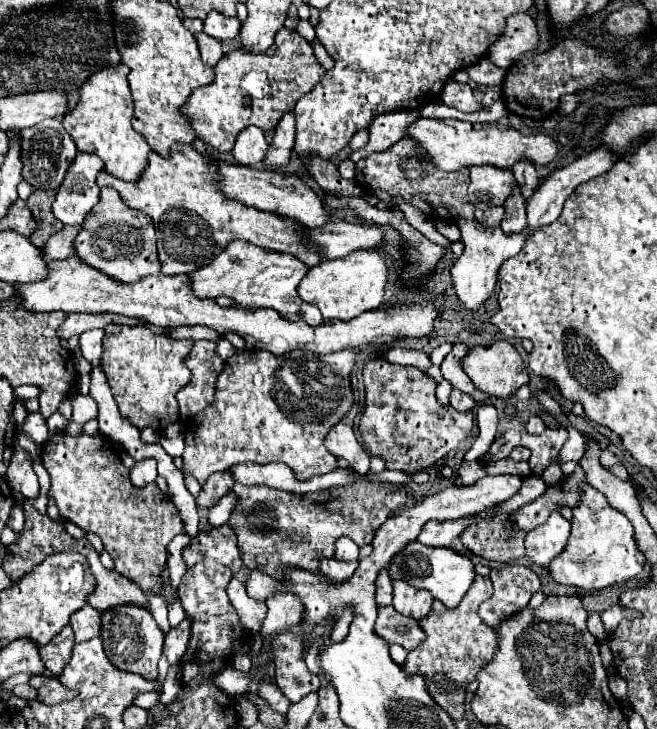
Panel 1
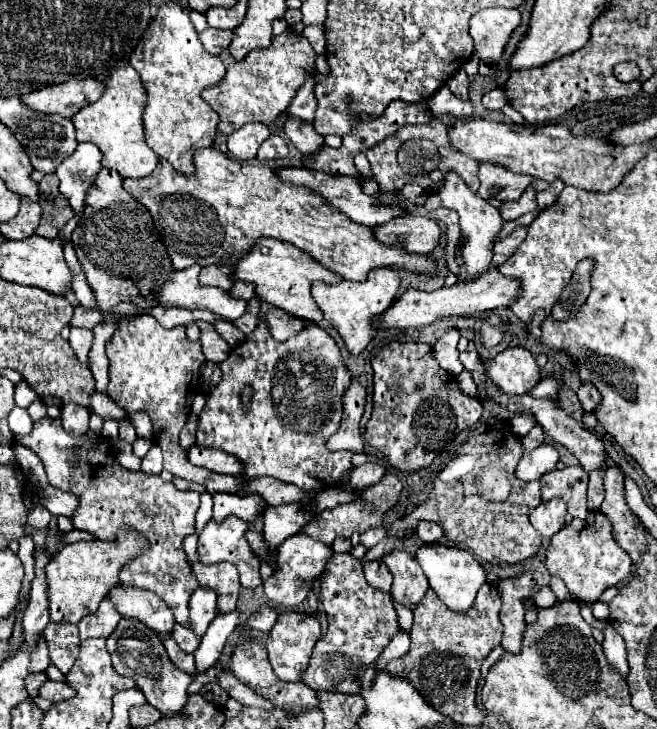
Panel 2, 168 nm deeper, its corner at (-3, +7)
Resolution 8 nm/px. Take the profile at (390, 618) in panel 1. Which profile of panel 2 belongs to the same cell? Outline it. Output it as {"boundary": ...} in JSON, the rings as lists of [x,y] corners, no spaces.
{"boundary":[[[334,554],[320,580],[320,602],[328,616],[328,630],[316,642],[308,670],[304,670],[300,682],[316,692],[360,694],[360,684],[356,684],[358,672],[364,666],[370,666],[392,636],[400,632],[390,594],[384,594],[366,582],[360,560],[350,554]]]}

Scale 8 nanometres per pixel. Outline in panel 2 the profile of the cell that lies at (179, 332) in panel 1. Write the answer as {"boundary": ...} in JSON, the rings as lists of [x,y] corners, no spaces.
{"boundary":[[[218,320],[218,322],[214,322],[214,326],[216,326],[216,332],[230,344],[230,346],[236,346],[236,344],[242,344],[244,340],[246,340],[246,336],[234,326],[234,324],[228,324],[228,322],[222,322],[222,320]]]}

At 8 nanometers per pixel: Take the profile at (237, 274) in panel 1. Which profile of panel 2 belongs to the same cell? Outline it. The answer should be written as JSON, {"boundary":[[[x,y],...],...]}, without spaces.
{"boundary":[[[260,238],[256,242],[256,246],[248,252],[248,256],[244,256],[240,260],[240,264],[236,266],[236,278],[254,282],[256,294],[264,302],[268,302],[276,308],[282,308],[296,318],[312,320],[312,322],[320,322],[324,318],[322,310],[318,308],[318,304],[314,302],[312,292],[310,292],[312,280],[329,280],[329,283],[333,284],[342,280],[341,276],[324,268],[320,262],[312,260],[306,252],[300,252],[296,246],[274,240],[274,238]]]}

